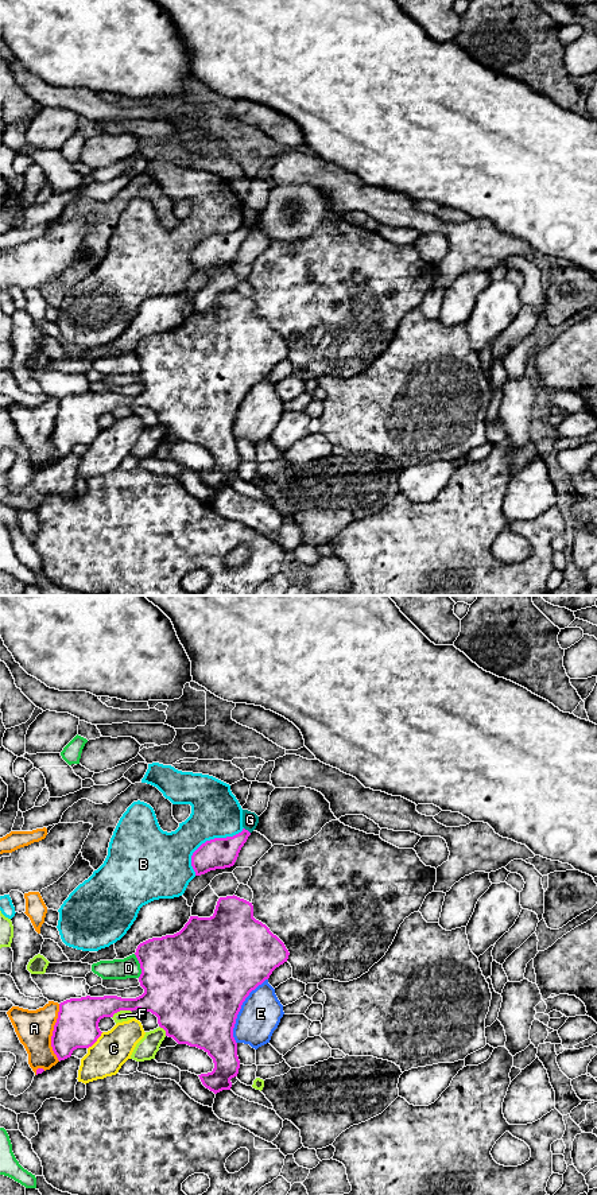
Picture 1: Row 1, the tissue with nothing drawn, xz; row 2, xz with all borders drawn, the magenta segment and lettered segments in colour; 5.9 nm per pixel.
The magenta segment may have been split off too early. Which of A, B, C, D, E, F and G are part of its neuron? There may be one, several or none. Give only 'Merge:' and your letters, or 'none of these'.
Merge: none of these

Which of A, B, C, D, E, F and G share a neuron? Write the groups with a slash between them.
A / B / C / D / E / F / G

